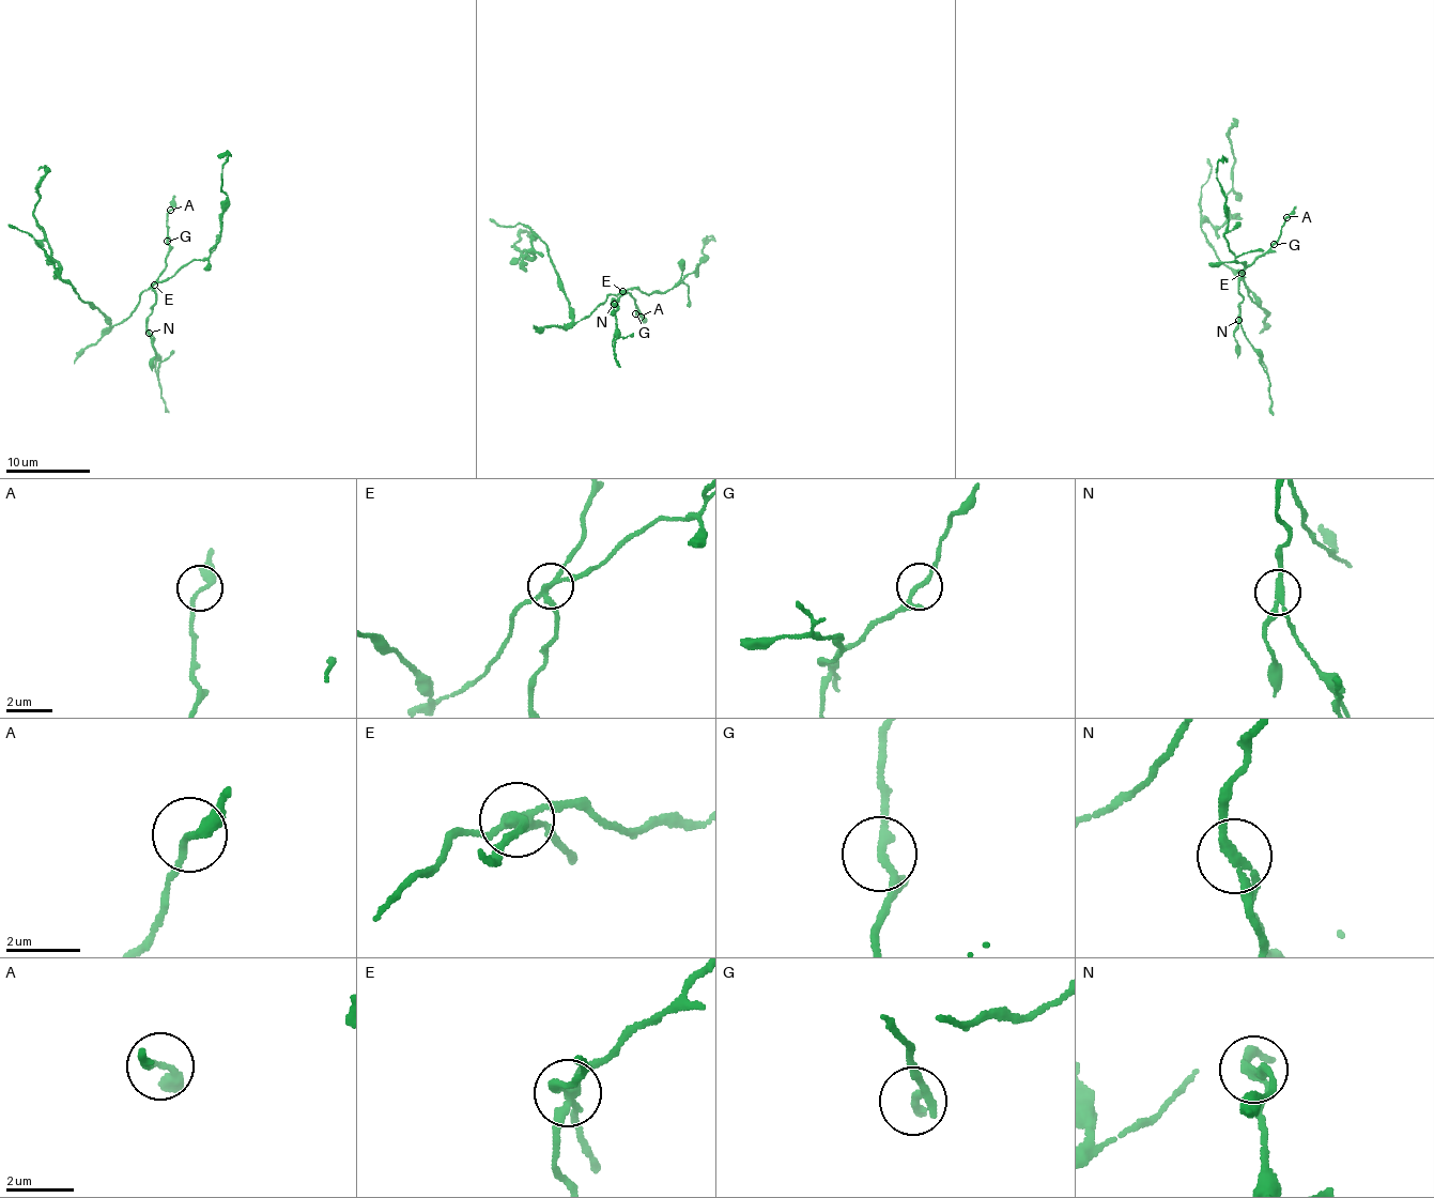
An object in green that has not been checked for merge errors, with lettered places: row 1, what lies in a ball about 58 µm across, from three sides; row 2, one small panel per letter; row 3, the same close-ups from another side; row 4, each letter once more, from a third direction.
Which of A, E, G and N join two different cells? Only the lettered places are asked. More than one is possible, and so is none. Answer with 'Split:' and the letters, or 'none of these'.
Split: E, N

